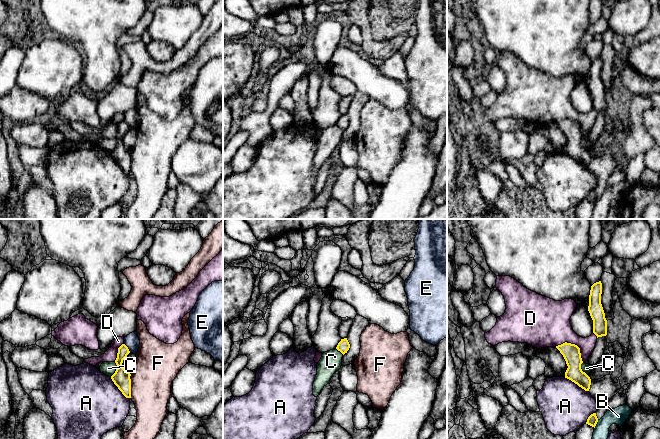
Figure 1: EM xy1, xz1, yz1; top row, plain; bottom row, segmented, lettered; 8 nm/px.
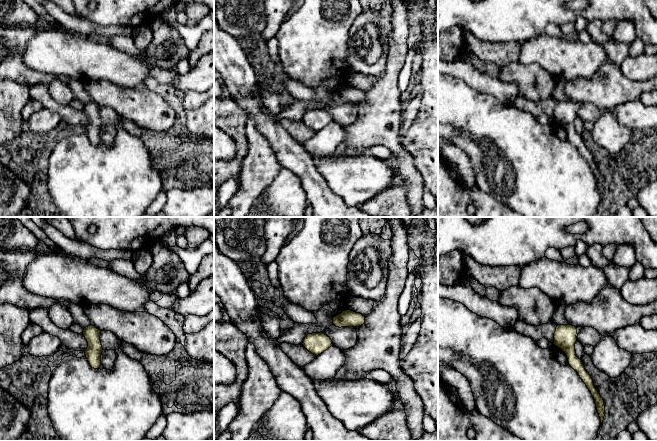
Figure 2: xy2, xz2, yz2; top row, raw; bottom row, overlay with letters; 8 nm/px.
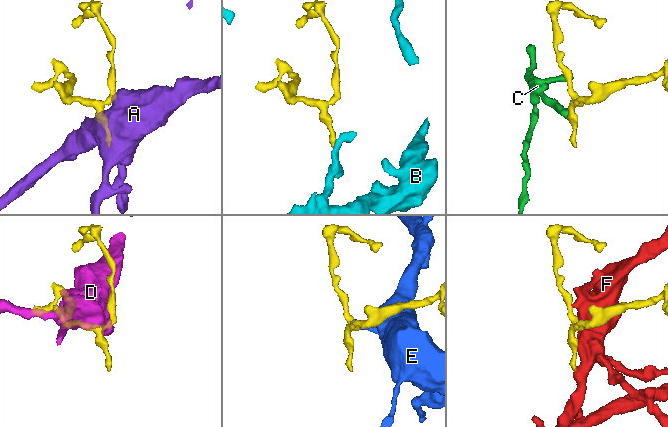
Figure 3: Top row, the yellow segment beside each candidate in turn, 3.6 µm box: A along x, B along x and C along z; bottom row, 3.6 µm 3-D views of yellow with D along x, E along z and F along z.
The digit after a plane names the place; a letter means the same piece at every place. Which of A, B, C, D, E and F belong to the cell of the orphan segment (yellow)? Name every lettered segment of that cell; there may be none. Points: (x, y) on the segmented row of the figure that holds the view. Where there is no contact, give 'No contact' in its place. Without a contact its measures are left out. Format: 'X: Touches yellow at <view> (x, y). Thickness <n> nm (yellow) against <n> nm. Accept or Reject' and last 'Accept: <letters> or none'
A: Touches yellow at xy1 (118, 388). Thickness 140 nm (yellow) against 480 nm. Reject
B: Touches yellow at yz1 (596, 423). Thickness 90 nm (yellow) against 130 nm. Reject
C: Touches yellow at xy1 (116, 369). Thickness 140 nm (yellow) against 110 nm. Reject
D: Touches yellow at yz1 (574, 344). Thickness 140 nm (yellow) against 340 nm. Reject
E: Touches yellow at xy1 (127, 348). Thickness 140 nm (yellow) against 120 nm. Reject
F: Touches yellow at xy1 (130, 385). Thickness 140 nm (yellow) against 340 nm. Reject
Accept: none

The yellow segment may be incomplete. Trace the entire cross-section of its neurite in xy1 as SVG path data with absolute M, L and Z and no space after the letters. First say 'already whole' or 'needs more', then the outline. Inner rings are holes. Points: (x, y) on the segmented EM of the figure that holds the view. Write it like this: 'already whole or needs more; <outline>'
already whole; M122 344L118 348L117 358L115 360L117 369L115 373L111 376L114 384L118 387L118 389L126 398L131 398L131 374L123 368L122 363L129 353L130 351L125 344Z

